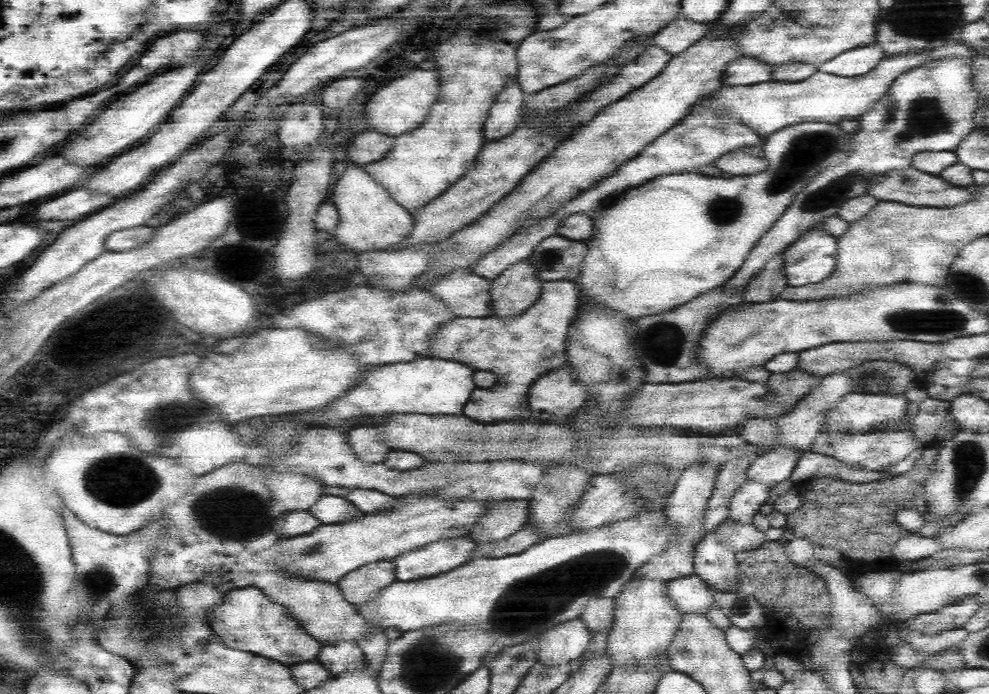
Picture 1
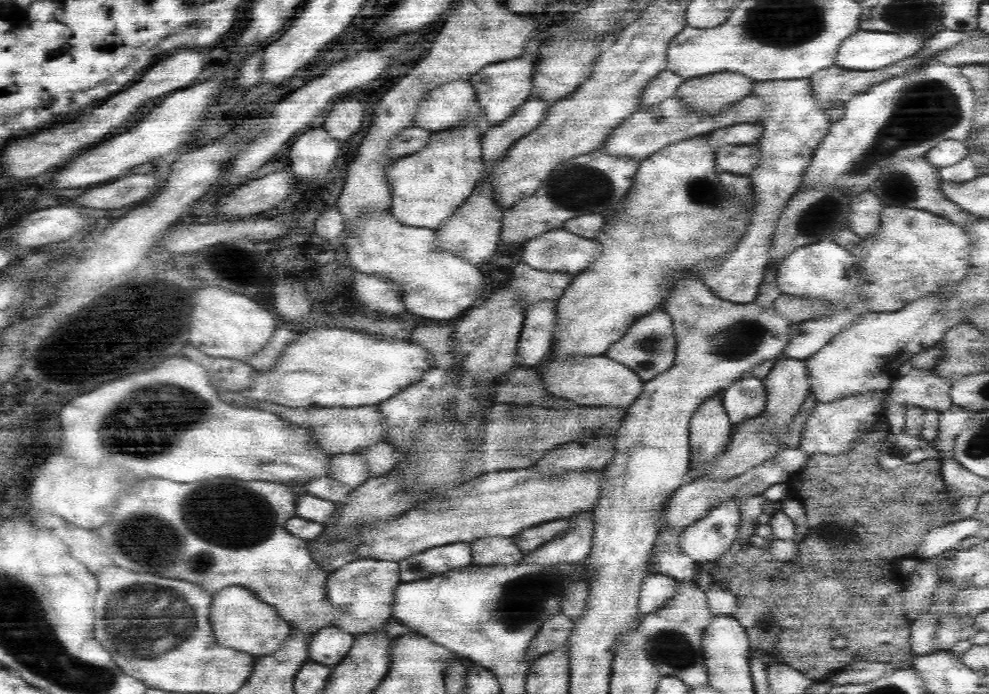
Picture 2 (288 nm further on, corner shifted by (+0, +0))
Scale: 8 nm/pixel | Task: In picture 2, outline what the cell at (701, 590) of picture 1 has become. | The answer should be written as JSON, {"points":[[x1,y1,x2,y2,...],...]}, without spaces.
{"points":[[646,574,640,586,640,612,654,614,666,606,670,598,674,598,678,590,678,580,662,574]]}

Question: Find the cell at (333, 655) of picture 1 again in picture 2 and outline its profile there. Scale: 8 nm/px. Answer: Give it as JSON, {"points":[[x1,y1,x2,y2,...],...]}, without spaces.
{"points":[[334,626,322,628,314,632,314,636,310,636,308,640,308,658,310,662,334,668,346,662,346,656,350,654,354,640,356,640,354,634,348,634,340,628]]}

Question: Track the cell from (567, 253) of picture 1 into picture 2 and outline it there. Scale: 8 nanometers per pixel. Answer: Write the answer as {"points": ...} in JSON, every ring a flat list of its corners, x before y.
{"points":[[550,230,544,232,540,236,530,238,528,242,524,242,524,254,522,260,524,264,532,266,534,270,542,270,542,272,564,272,564,274,582,274,586,272,594,262,598,262,598,256,602,254,600,250,602,246,598,244,598,240,588,240,582,236,576,236,568,230]]}

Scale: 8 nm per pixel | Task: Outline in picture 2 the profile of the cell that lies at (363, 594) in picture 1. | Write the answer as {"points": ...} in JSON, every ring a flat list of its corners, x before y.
{"points":[[360,558,342,566,336,572,330,572,330,578,326,584,326,596,328,596,328,602,338,610,332,626,354,636,384,630,386,624,392,624,394,592,400,584,402,580,400,580,398,560,384,562,374,558]]}

